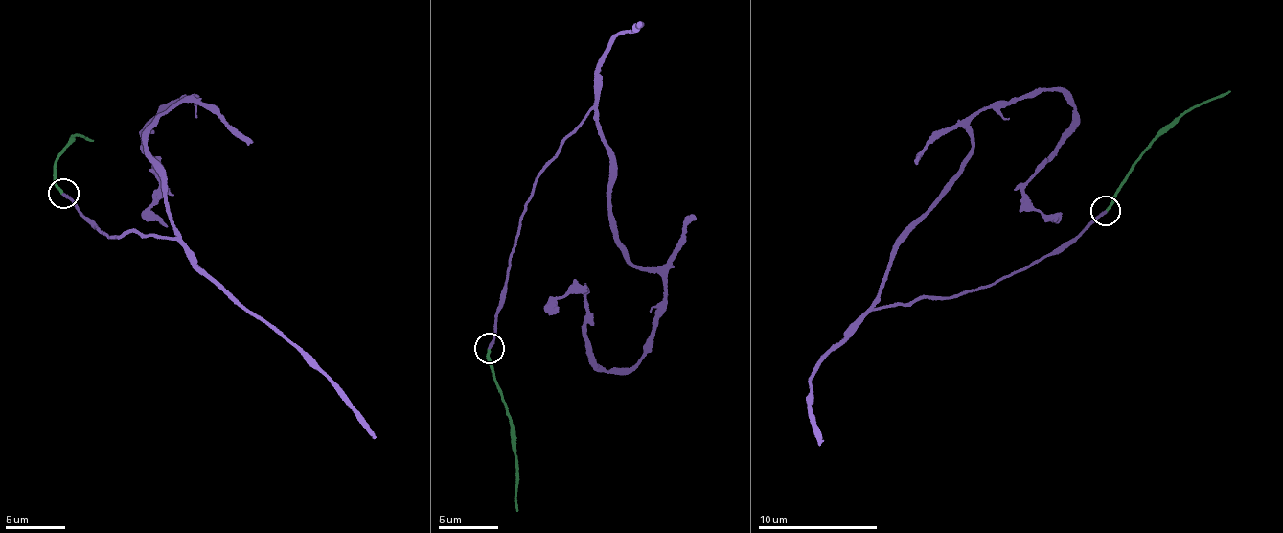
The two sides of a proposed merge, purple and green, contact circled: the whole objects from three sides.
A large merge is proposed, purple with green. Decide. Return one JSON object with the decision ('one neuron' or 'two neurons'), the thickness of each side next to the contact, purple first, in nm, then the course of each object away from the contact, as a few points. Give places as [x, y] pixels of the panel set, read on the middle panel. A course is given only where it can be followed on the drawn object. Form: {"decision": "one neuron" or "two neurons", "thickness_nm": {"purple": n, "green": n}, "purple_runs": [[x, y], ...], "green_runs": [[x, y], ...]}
{"decision": "one neuron", "thickness_nm": {"purple": 200, "green": 180}, "purple_runs": [[490, 348], [528, 200], [587, 113], [630, 261], [664, 290], [620, 371], [585, 345], [584, 290], [558, 309]], "green_runs": [[492, 349], [488, 355], [513, 429], [516, 513]]}

